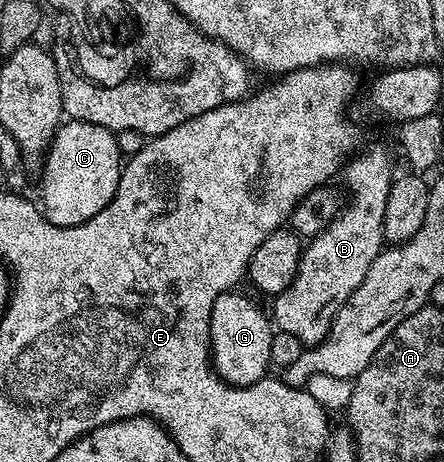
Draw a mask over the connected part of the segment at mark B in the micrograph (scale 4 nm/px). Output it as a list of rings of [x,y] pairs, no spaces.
[[[382,145],[360,153],[351,156],[340,173],[350,188],[342,212],[327,229],[309,238],[310,246],[301,250],[292,283],[273,298],[273,324],[283,333],[296,335],[306,347],[317,347],[325,339],[340,307],[364,283],[368,267],[372,267],[384,248],[384,203],[388,203],[392,180],[390,157]]]

